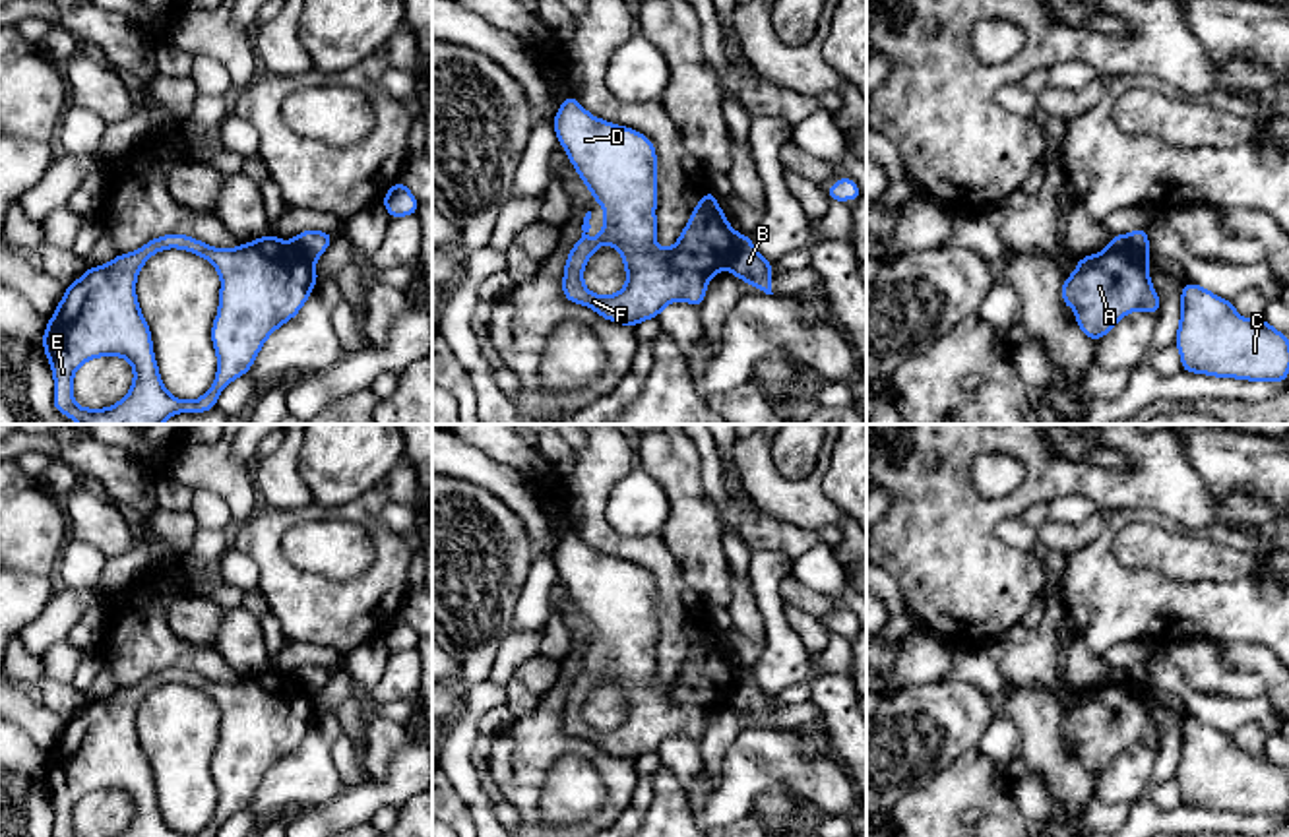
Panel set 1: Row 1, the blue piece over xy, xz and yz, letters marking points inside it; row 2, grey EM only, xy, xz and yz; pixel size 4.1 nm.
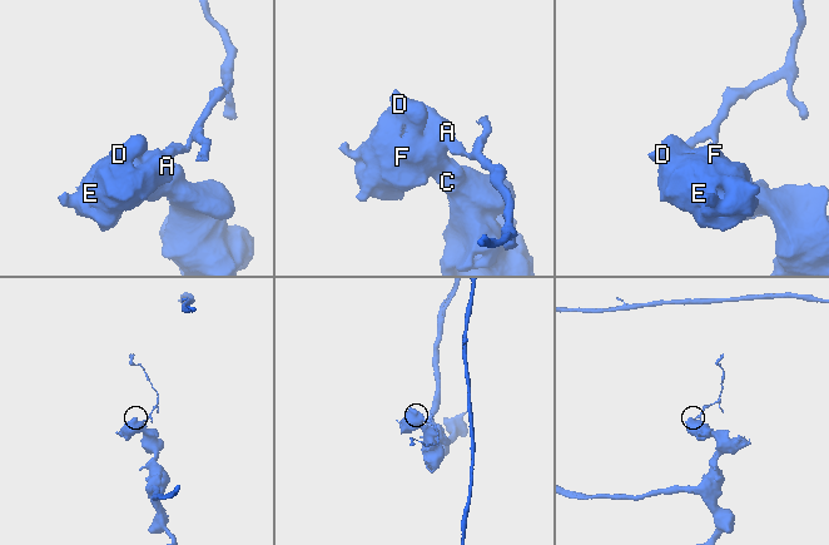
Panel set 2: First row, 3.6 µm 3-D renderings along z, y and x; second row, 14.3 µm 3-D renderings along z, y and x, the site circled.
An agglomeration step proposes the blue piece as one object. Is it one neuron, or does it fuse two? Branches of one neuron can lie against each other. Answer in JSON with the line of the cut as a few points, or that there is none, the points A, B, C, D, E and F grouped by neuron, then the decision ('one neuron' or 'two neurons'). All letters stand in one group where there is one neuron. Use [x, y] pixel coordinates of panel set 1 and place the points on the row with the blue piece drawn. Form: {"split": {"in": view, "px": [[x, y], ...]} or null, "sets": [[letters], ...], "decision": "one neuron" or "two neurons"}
{"split": {"in": "yz", "px": [[1109, 247], [1148, 254]]}, "sets": [["A", "C", "D", "E", "F"], ["B"]], "decision": "two neurons"}

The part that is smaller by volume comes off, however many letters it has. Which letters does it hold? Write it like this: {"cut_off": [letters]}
{"cut_off": ["B"]}

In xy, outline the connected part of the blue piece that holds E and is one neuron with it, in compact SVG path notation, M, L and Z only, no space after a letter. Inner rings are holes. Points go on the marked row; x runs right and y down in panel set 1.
M171 232L145 242L136 252L118 254L105 265L87 267L78 281L66 287L43 333L43 351L54 378L52 405L78 424L161 424L178 413L207 413L217 407L223 388L252 368L267 337L300 312L318 279L314 262L269 232L233 250L213 248L198 238ZM167 248L205 258L221 277L219 310L209 331L217 353L217 376L211 388L194 401L176 399L165 389L153 356L151 329L136 298L140 269L153 254ZM97 356L126 358L134 366L134 382L128 395L109 409L83 409L72 397L74 374L83 362Z

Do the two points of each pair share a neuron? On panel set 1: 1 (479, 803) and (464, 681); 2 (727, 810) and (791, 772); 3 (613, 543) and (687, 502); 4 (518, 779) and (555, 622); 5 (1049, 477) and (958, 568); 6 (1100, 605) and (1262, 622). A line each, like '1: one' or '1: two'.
1: two
2: one
3: two
4: two
5: one
6: one

